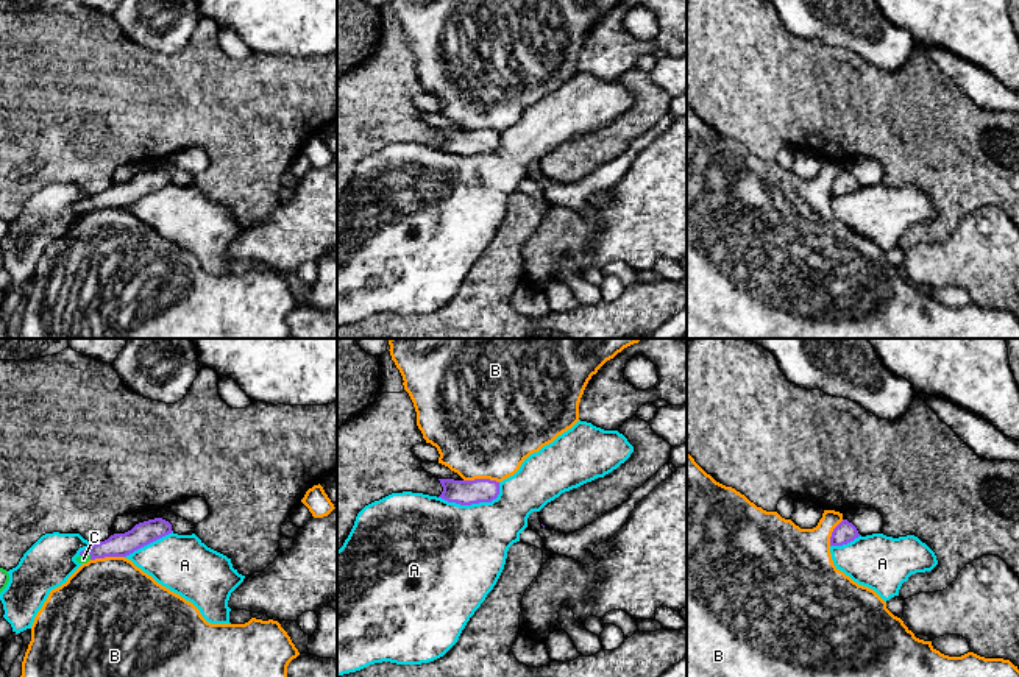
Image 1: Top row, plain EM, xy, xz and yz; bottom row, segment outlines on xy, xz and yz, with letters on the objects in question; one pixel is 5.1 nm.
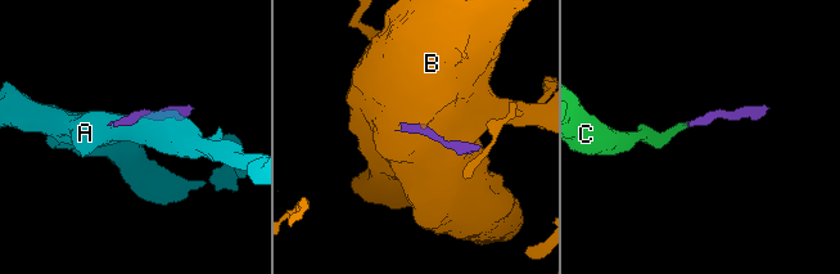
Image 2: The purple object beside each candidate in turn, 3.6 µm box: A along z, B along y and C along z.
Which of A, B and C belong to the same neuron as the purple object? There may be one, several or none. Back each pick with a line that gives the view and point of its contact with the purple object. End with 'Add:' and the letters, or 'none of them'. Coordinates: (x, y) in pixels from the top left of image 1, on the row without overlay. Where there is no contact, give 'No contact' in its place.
C: Touches purple at xy (88, 202)
Add: C

